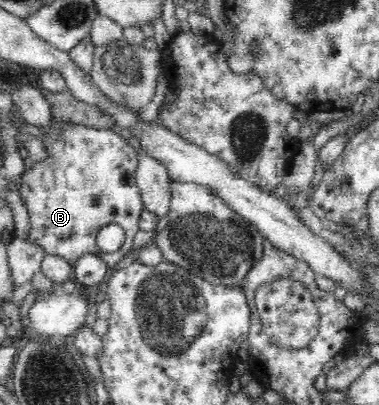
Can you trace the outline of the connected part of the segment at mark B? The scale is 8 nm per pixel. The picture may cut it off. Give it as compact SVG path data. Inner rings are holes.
M65 123L54 124L49 129L41 129L41 141L48 149L50 158L43 163L35 164L33 168L25 170L21 176L19 194L31 220L29 241L35 242L47 251L47 254L61 256L71 264L83 256L91 253L99 256L110 269L131 251L133 239L140 231L141 212L145 210L140 188L136 183L138 157L135 148L129 146L127 139L109 129L95 129L84 125ZM115 224L125 231L125 240L113 252L99 249L97 238L101 228Z

